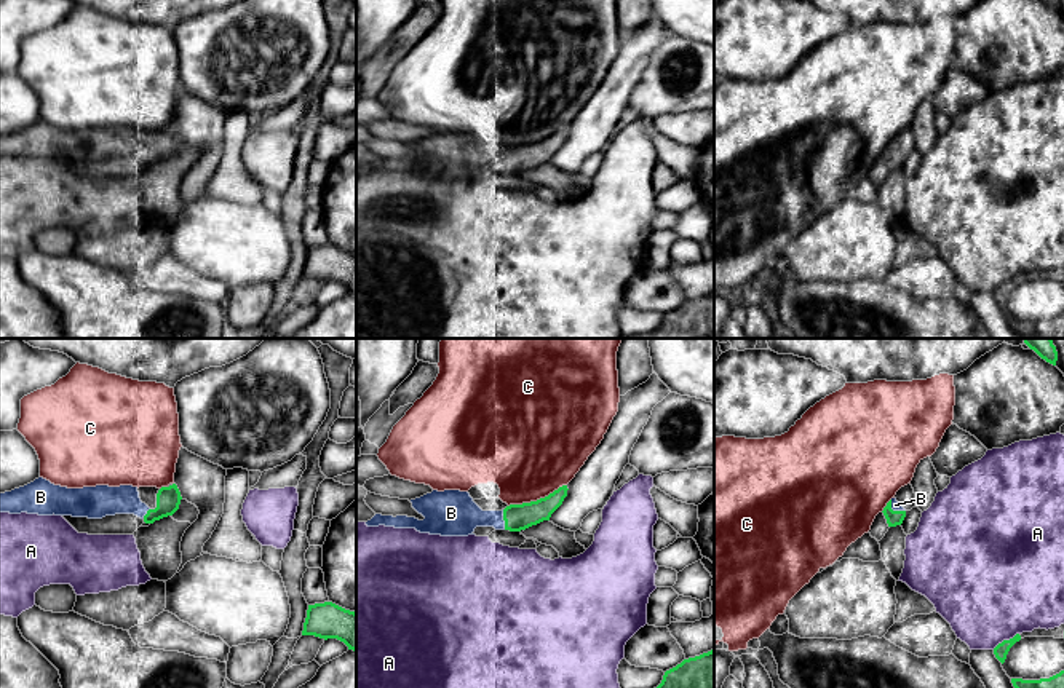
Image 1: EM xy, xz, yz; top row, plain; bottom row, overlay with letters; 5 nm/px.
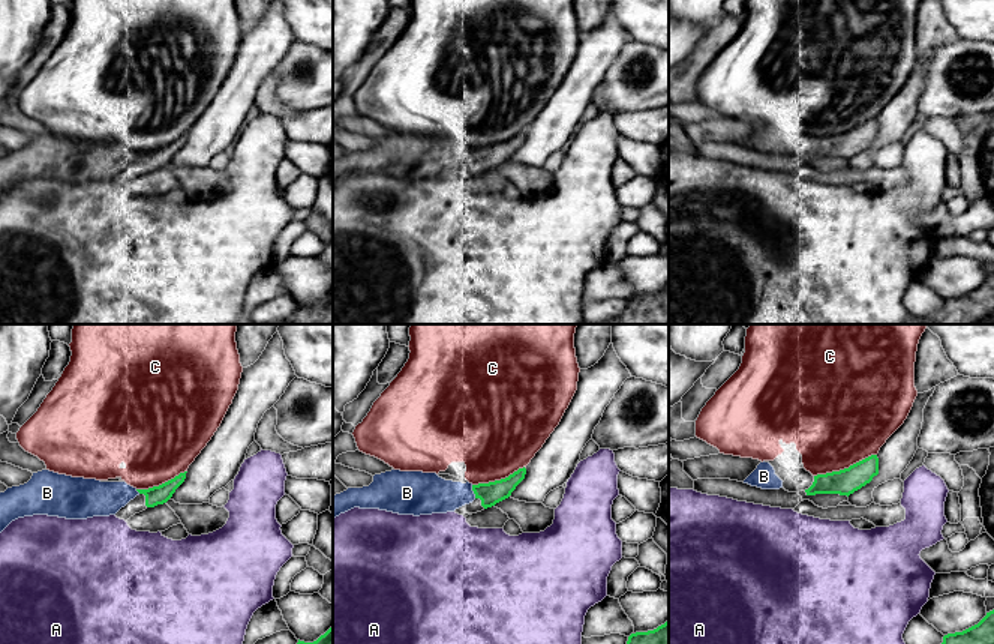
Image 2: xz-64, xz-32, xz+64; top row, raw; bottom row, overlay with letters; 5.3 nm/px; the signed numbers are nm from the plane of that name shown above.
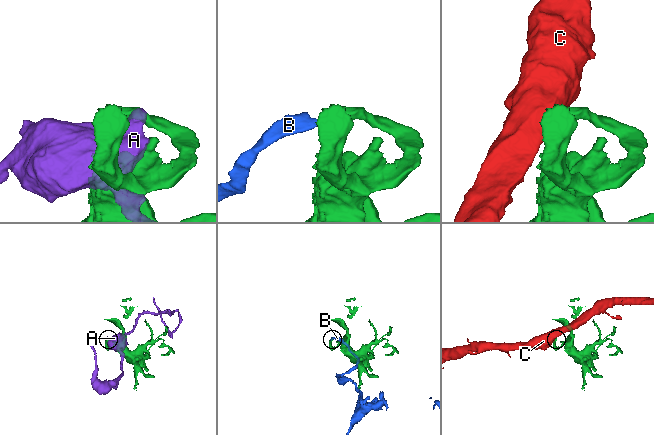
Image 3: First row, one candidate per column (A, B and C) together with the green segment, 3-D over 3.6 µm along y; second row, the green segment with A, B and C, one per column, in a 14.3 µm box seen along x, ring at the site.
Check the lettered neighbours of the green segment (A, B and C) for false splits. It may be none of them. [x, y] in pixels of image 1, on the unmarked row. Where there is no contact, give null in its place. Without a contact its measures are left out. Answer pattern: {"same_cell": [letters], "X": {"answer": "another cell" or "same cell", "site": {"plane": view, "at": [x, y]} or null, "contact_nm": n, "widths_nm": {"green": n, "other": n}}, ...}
{"same_cell": ["B"], "A": {"answer": "another cell", "site": {"plane": "yz", "at": [1005, 283]}, "contact_nm": 160, "widths_nm": {"green": 70, "other": 480}}, "B": {"answer": "same cell", "site": {"plane": "xz", "at": [504, 162]}, "contact_nm": 110, "widths_nm": {"green": 130, "other": 220}}, "C": {"answer": "another cell", "site": {"plane": "xz", "at": [537, 142]}, "contact_nm": 320, "widths_nm": {"green": 130, "other": 460}}}

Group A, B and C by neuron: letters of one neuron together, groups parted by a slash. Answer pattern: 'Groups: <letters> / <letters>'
Groups: A / B / C

